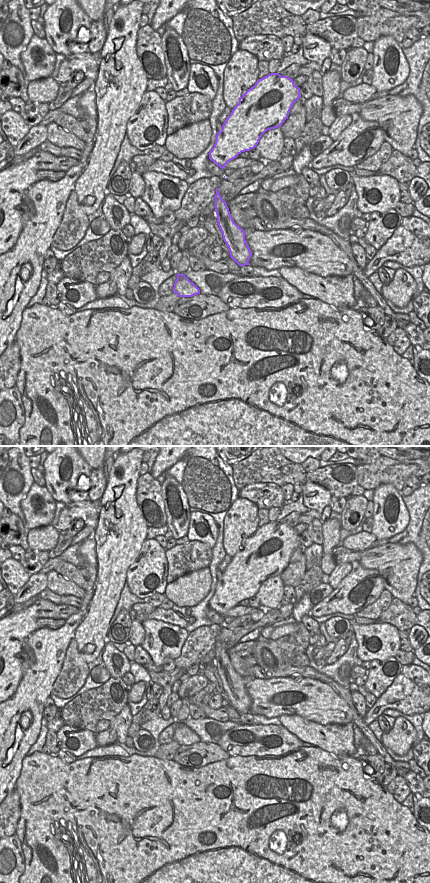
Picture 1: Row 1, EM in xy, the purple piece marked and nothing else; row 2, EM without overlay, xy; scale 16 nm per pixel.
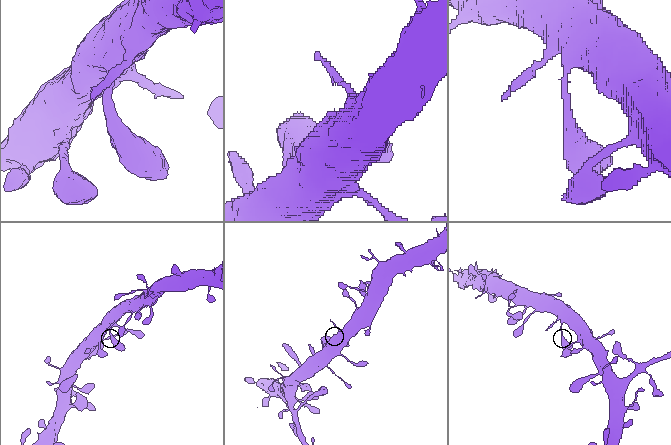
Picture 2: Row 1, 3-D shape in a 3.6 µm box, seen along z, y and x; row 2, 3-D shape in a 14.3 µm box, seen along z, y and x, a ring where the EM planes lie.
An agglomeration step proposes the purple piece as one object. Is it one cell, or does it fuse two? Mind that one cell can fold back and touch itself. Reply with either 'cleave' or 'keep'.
keep

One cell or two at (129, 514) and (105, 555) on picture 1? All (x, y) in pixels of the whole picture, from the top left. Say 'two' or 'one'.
one

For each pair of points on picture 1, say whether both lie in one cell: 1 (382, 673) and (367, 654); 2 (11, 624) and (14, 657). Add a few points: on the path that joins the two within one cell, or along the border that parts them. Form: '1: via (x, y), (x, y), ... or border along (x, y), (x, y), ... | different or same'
1: border along (394, 656), (388, 659), (370, 661) | different
2: via (12, 632), (19, 639), (14, 645), (14, 649) | same

